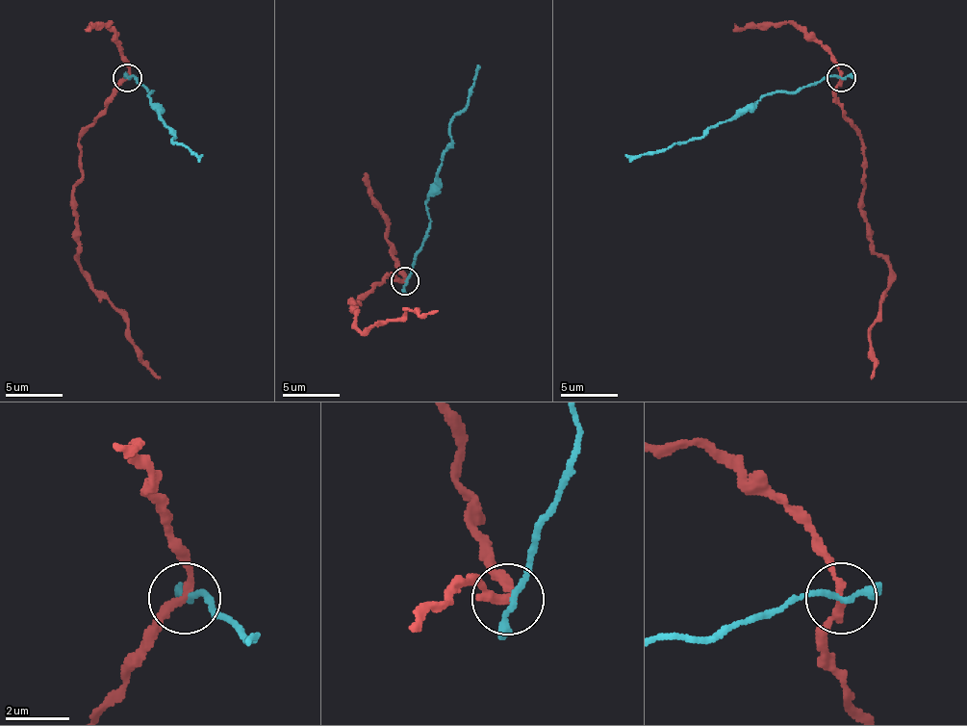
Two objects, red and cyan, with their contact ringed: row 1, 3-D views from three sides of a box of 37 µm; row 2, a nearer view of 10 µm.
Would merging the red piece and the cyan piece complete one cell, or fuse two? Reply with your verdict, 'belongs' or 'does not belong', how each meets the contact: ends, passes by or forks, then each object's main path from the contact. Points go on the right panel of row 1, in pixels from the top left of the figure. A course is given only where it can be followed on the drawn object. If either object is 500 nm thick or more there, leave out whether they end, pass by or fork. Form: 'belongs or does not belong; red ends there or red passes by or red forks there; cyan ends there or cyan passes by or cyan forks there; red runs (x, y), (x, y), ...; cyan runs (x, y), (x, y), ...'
does not belong; red passes by; cyan passes by; red runs (842, 77), (836, 102), (862, 140), (862, 216), (870, 247), (884, 262), (890, 284), (870, 330), (870, 378); cyan runs (842, 77), (825, 77), (791, 91), (762, 94), (699, 137), (663, 151), (626, 154)

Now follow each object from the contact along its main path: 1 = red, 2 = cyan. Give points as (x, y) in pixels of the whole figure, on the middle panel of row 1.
1: (405, 281), (388, 275), (360, 304), (351, 301), (354, 324), (368, 330), (396, 322), (405, 310), (437, 310)
2: (405, 281), (428, 230), (425, 202), (450, 140), (450, 125), (468, 102), (479, 65)

